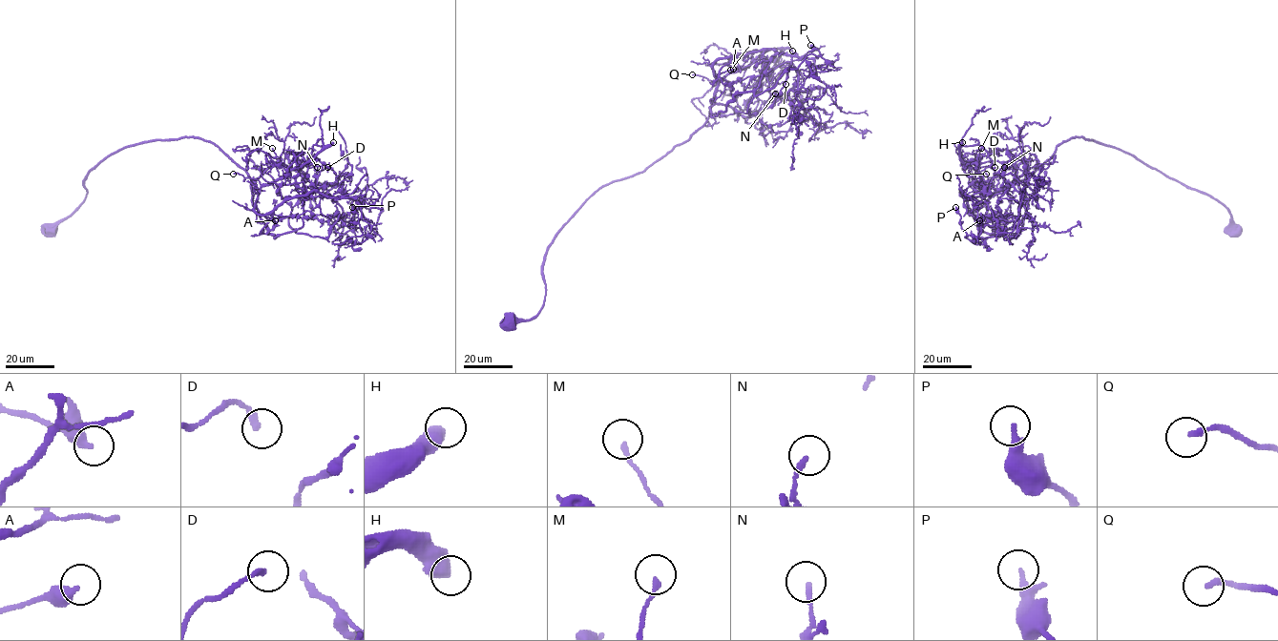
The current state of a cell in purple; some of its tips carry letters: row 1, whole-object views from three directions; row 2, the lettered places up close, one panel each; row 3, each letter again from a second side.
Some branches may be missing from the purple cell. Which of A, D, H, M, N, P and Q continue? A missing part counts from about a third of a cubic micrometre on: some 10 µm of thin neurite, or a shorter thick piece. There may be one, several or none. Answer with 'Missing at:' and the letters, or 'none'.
Missing at: none

